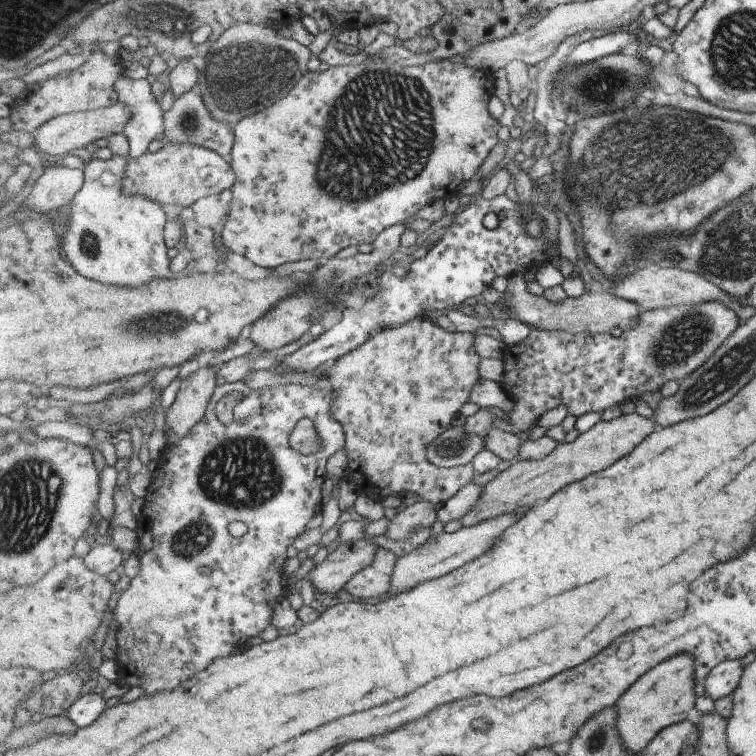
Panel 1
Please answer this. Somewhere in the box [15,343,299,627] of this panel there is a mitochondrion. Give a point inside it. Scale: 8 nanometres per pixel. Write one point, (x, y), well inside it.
(241, 472)

